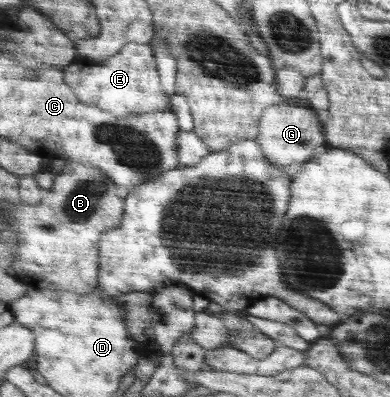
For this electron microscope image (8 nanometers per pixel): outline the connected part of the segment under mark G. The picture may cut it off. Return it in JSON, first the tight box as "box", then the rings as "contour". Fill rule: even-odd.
{"box":[254,99,325,170],"contour":[[[284,99],[280,104],[268,107],[265,110],[263,119],[260,119],[261,135],[254,140],[260,144],[261,151],[265,157],[273,162],[280,170],[288,169],[291,163],[305,163],[313,159],[315,149],[325,143],[323,137],[323,125],[319,123],[317,114],[313,109],[307,109],[303,100]]]}

